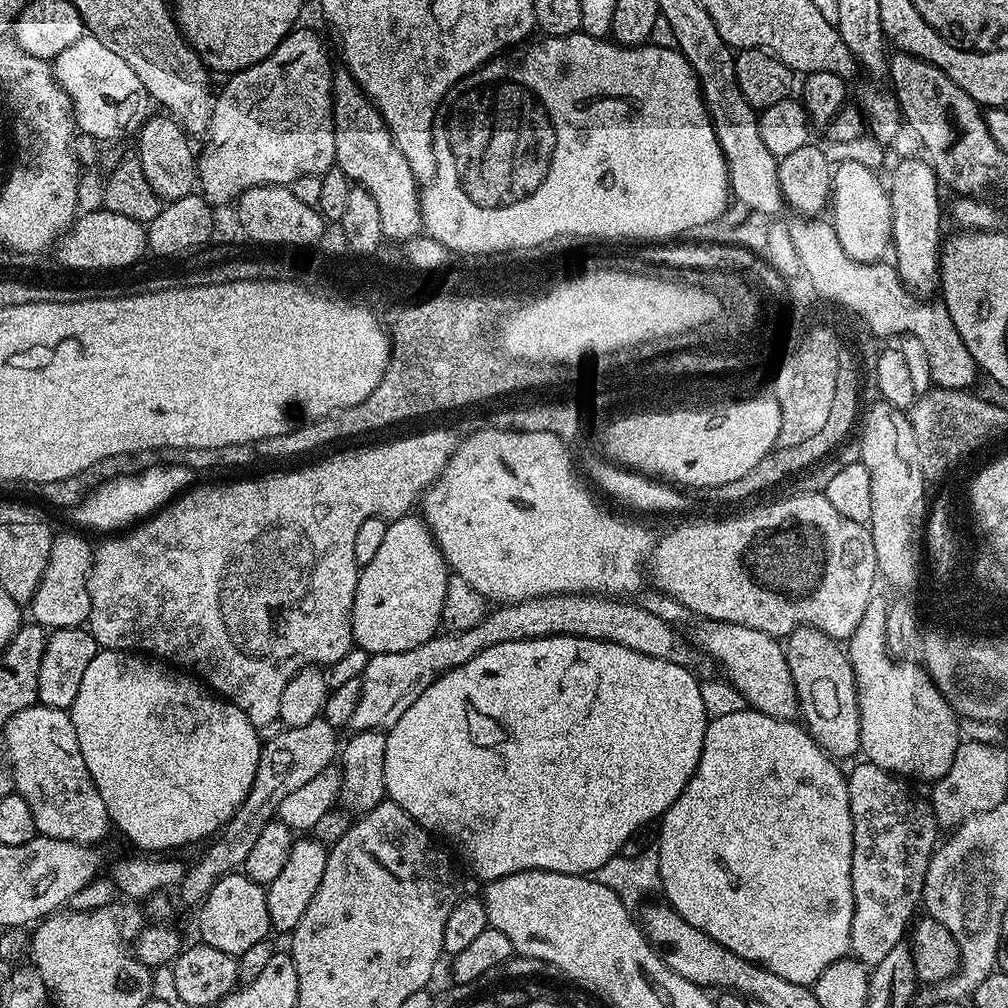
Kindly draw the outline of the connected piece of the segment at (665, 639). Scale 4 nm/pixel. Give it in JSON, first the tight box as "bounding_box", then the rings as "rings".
{"bounding_box":[351,594,693,732],"rings":[[[598,594],[540,596],[537,600],[524,600],[521,604],[493,607],[476,626],[464,632],[445,631],[431,636],[422,642],[422,646],[414,646],[414,650],[369,655],[364,676],[359,677],[360,701],[352,715],[351,727],[357,732],[379,732],[392,728],[394,722],[398,722],[406,710],[410,710],[410,706],[418,699],[418,694],[433,684],[436,677],[470,662],[470,658],[482,650],[498,646],[502,642],[537,640],[543,636],[585,636],[591,640],[609,640],[611,644],[621,644],[650,658],[691,665],[693,649],[687,639],[684,641],[676,637],[678,632],[675,627],[641,608],[639,603],[623,603],[626,603],[623,599],[603,598]]]}

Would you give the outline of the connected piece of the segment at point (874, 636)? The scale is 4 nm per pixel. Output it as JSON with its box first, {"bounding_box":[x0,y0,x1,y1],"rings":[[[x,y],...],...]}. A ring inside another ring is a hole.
{"bounding_box":[846,589,961,782],"rings":[[[891,589],[877,591],[867,604],[854,634],[846,642],[848,660],[855,672],[856,696],[859,702],[860,749],[869,763],[878,765],[889,773],[935,782],[950,768],[961,735],[959,736],[956,716],[947,702],[948,698],[933,683],[927,669],[912,662],[896,662],[897,659],[888,651],[886,618],[893,599]]]}

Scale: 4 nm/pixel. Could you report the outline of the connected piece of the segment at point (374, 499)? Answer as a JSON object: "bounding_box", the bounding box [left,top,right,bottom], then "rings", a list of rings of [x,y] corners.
{"bounding_box":[86,428,458,730],"rings":[[[436,428],[433,432],[420,432],[417,436],[404,436],[401,440],[392,440],[389,444],[376,444],[373,448],[356,448],[353,452],[344,452],[341,456],[332,456],[329,460],[324,460],[321,464],[316,464],[313,468],[300,468],[297,472],[280,472],[277,476],[268,476],[265,480],[240,480],[237,484],[212,484],[209,488],[200,488],[201,486],[193,486],[187,489],[183,494],[177,496],[171,503],[165,504],[163,508],[155,514],[150,515],[143,522],[137,523],[131,530],[125,531],[123,534],[113,535],[113,540],[104,540],[99,545],[95,545],[92,553],[92,569],[88,575],[88,593],[90,594],[90,614],[86,621],[86,627],[91,632],[92,637],[96,639],[97,645],[101,649],[111,650],[114,652],[131,652],[133,654],[152,654],[148,652],[157,652],[161,661],[167,662],[169,665],[175,666],[177,669],[183,670],[185,673],[191,674],[195,679],[203,682],[215,695],[232,701],[234,706],[238,706],[238,710],[242,710],[242,714],[246,714],[246,718],[250,718],[250,722],[258,730],[268,723],[274,723],[280,720],[279,706],[282,701],[282,692],[286,690],[289,682],[287,675],[280,676],[280,667],[293,656],[294,659],[304,659],[304,662],[312,662],[320,666],[322,664],[336,664],[348,651],[353,651],[354,641],[352,639],[352,611],[354,610],[354,594],[358,586],[358,578],[360,577],[361,565],[357,564],[354,558],[354,537],[358,535],[358,526],[362,526],[362,522],[366,522],[366,518],[374,518],[382,516],[389,521],[397,520],[399,516],[409,515],[413,511],[412,508],[417,507],[418,501],[423,497],[427,488],[431,484],[435,484],[443,474],[445,466],[448,464],[448,459],[452,453],[456,451],[458,440],[457,437],[452,437],[444,428]]]}

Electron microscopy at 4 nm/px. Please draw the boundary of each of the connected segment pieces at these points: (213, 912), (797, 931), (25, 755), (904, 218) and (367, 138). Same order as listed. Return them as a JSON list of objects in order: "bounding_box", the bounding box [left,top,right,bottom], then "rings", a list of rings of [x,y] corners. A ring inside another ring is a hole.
[{"bounding_box":[198,870,273,958],"rings":[[[240,870],[222,877],[209,890],[198,910],[200,910],[199,939],[237,958],[246,950],[250,950],[250,946],[269,939],[273,931],[270,910],[266,910],[265,885],[254,883]]]},{"bounding_box":[658,710,855,986],"rings":[[[743,710],[741,712],[726,713],[721,716],[711,717],[708,721],[708,729],[704,735],[704,749],[700,755],[698,766],[694,770],[694,774],[686,782],[682,794],[678,794],[676,801],[665,810],[662,819],[659,821],[658,851],[660,853],[660,888],[662,889],[662,893],[664,892],[663,899],[671,904],[672,909],[675,910],[683,920],[690,922],[690,926],[702,930],[707,936],[714,938],[714,942],[718,942],[726,950],[738,954],[743,960],[749,960],[752,964],[759,964],[760,967],[770,970],[774,974],[778,974],[778,978],[786,978],[786,982],[811,986],[816,983],[818,974],[822,974],[822,970],[826,970],[826,966],[845,959],[850,952],[851,919],[854,918],[855,910],[854,890],[851,886],[851,858],[854,854],[854,822],[851,820],[850,798],[847,792],[848,782],[845,773],[840,773],[841,765],[837,763],[833,757],[829,756],[827,752],[823,752],[823,750],[813,742],[807,731],[805,731],[799,723],[797,724],[798,725],[792,720],[770,718],[766,714],[755,710]]]},{"bounding_box":[2,702,110,845],"rings":[[[37,702],[26,710],[18,710],[18,714],[6,722],[2,736],[3,747],[10,757],[15,795],[26,798],[26,806],[30,806],[34,814],[37,833],[79,844],[99,845],[108,828],[110,832],[108,811],[102,794],[98,794],[98,786],[94,786],[90,778],[90,770],[86,770],[86,762],[82,762],[82,750],[78,746],[78,734],[74,734],[71,715],[63,708],[48,708]]]},{"bounding_box":[888,156,942,294],"rings":[[[908,156],[897,162],[888,188],[892,203],[891,247],[896,250],[894,267],[909,289],[920,294],[935,293],[940,287],[940,192],[942,185],[927,159]]]},{"bounding_box":[332,70,421,242],"rings":[[[336,70],[332,74],[332,121],[335,167],[346,173],[353,185],[365,188],[370,198],[374,198],[385,237],[389,241],[405,242],[412,236],[421,235],[420,192],[416,175],[410,170],[410,162],[406,162],[398,150],[382,114],[347,70]]]}]

